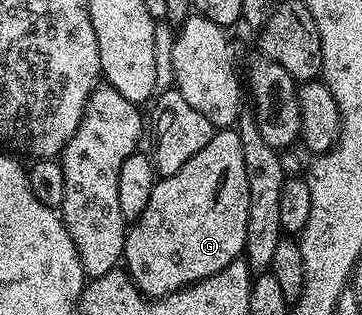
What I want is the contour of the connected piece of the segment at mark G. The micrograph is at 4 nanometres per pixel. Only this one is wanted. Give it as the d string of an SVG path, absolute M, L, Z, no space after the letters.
M221 129L179 169L179 173L162 175L151 189L147 209L132 220L125 233L124 270L142 295L150 299L162 299L164 295L176 295L190 283L198 283L227 269L231 261L242 258L247 241L247 213L251 197L247 189L247 165L243 161L241 133L237 129Z

